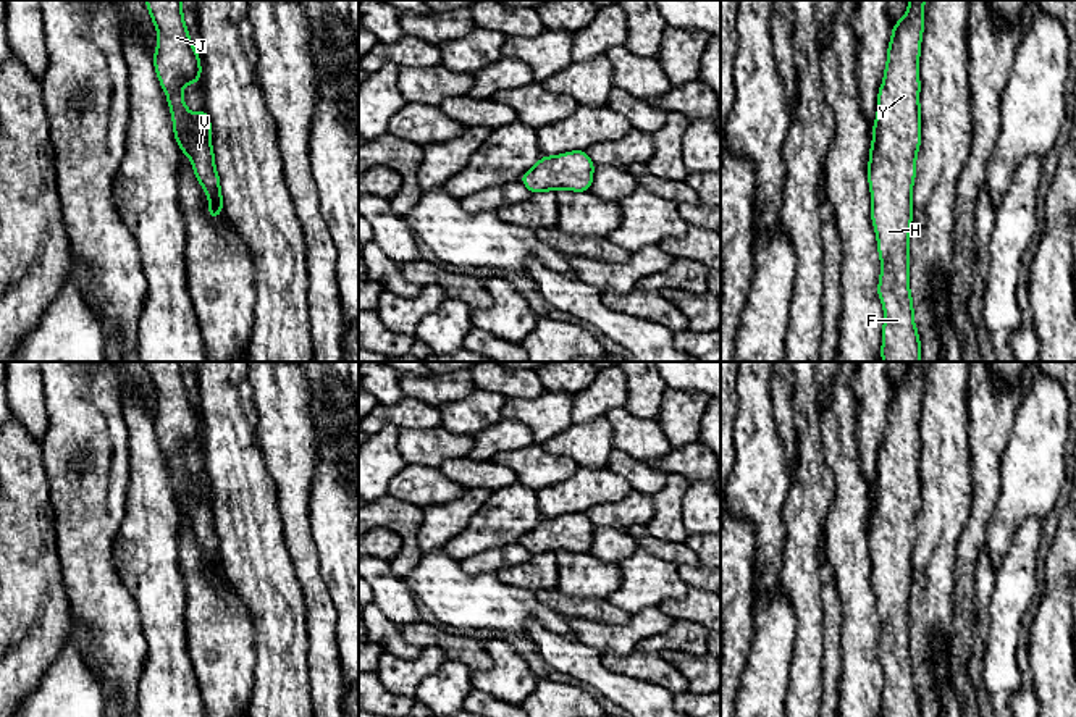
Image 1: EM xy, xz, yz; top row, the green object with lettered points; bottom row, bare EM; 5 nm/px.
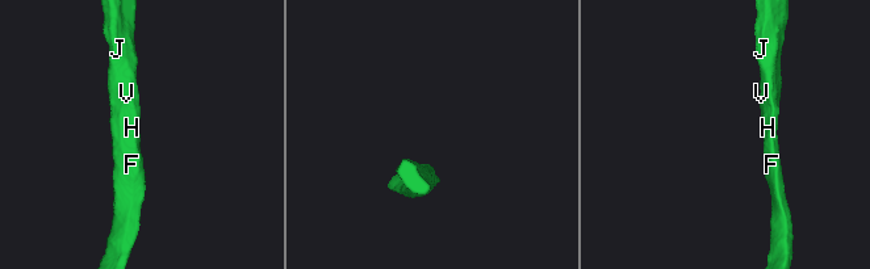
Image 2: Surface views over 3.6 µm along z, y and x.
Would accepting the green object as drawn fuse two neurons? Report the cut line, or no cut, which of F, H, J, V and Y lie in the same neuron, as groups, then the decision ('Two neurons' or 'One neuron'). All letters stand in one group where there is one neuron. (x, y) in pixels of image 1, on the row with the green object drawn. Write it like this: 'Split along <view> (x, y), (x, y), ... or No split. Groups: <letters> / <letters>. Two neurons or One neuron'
No split. Groups: F H J V Y. One neuron

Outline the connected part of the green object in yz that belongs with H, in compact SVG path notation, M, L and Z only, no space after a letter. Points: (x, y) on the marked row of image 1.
M908 0L908 13L892 26L869 149L871 220L881 255L877 296L884 305L884 362L921 362L910 294L910 226L916 153L921 145L919 52L924 2Z

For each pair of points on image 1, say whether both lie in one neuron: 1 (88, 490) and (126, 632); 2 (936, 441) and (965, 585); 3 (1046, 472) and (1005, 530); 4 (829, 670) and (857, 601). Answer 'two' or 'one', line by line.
1: one
2: two
3: one
4: two

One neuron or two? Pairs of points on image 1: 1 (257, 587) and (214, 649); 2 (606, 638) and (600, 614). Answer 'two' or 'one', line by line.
1: two
2: two

